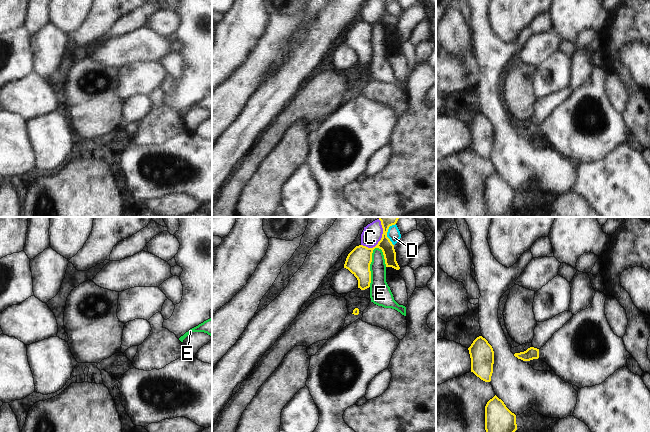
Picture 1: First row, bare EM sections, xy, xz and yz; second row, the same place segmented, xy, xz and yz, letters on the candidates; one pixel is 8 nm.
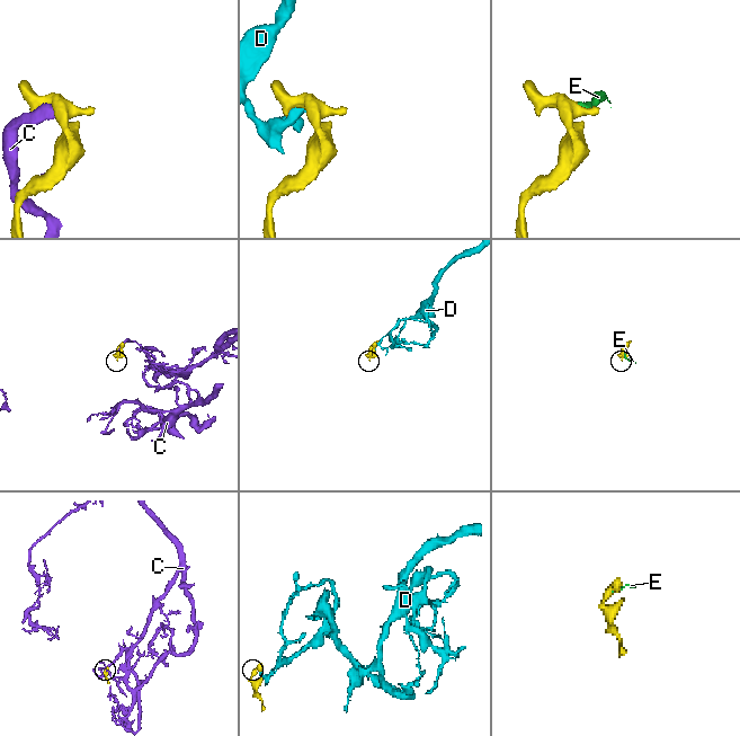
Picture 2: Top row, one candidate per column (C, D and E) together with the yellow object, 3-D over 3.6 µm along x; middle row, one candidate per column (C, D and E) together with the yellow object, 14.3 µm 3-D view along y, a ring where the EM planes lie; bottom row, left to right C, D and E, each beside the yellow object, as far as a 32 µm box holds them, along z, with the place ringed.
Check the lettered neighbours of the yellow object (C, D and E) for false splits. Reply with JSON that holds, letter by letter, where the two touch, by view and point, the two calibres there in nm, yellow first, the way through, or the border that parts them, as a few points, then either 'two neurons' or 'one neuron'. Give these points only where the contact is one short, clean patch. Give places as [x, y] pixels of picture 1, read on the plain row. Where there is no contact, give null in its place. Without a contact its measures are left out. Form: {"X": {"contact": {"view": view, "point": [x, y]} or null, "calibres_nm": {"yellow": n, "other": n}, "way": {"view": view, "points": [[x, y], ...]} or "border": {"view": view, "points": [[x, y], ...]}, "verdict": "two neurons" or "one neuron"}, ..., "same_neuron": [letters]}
{"C": {"contact": {"view": "xz", "point": [378, 18]}, "calibres_nm": {"yellow": 200, "other": 160}, "border": {"view": "xz", "points": [[381, 0], [381, 15], [372, 23], [361, 21]]}, "verdict": "two neurons"}, "D": {"contact": {"view": "xz", "point": [386, 9]}, "calibres_nm": {"yellow": 140, "other": 100}, "border": {"view": "xz", "points": [[395, 0], [392, 0], [387, 8], [387, 13], [393, 21]]}, "verdict": "two neurons"}, "E": {"contact": {"view": "xz", "point": [369, 42]}, "calibres_nm": {"yellow": 200, "other": 170}, "border": {"view": "xz", "points": [[378, 23], [372, 29], [369, 62]]}, "verdict": "two neurons"}, "same_neuron": []}

